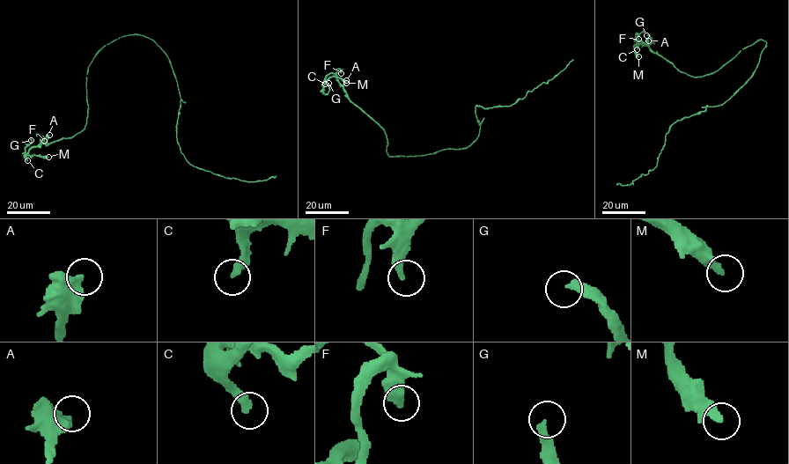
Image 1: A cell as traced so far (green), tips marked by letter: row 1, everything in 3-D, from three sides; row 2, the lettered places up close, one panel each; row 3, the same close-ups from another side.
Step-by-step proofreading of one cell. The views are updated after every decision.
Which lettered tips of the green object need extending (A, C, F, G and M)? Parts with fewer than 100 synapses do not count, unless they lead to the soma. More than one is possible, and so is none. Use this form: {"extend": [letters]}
{"extend": []}

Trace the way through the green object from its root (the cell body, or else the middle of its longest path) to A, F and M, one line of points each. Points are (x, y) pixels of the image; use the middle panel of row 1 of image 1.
A: (442, 150), (422, 155), (388, 156), (383, 128), (350, 100), (342, 87), (346, 80)
F: (442, 150), (422, 155), (388, 156), (383, 128), (350, 100), (337, 78), (337, 69), (341, 73)
M: (442, 150), (422, 155), (388, 156), (383, 128), (350, 100), (334, 74), (325, 78), (336, 77), (346, 83)

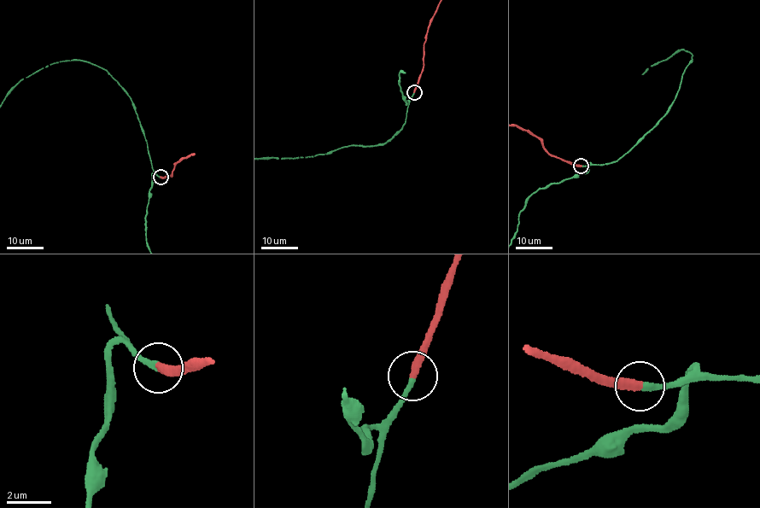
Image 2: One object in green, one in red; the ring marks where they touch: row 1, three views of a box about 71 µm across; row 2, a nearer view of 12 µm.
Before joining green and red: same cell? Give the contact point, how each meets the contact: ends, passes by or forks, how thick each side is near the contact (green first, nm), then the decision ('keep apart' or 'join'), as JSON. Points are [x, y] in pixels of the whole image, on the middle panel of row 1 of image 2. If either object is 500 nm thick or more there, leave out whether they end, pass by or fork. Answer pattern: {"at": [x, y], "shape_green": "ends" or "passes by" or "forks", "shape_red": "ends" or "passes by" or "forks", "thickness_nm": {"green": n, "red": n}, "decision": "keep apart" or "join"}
{"at": [414, 92], "shape_green": "ends", "shape_red": "ends", "thickness_nm": {"green": 280, "red": 380}, "decision": "join"}

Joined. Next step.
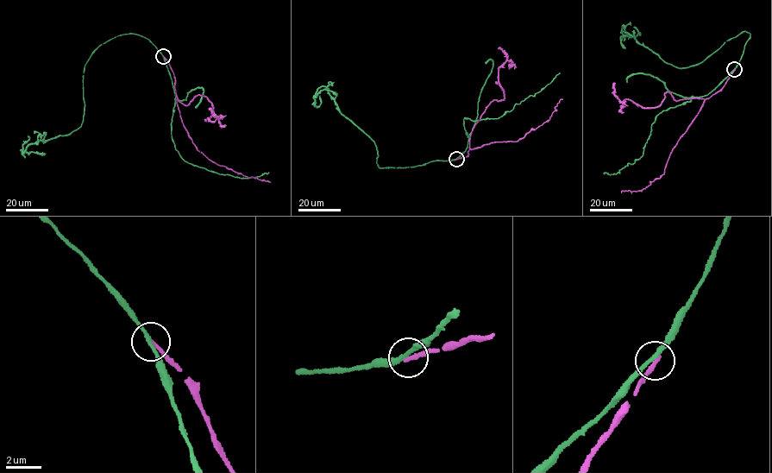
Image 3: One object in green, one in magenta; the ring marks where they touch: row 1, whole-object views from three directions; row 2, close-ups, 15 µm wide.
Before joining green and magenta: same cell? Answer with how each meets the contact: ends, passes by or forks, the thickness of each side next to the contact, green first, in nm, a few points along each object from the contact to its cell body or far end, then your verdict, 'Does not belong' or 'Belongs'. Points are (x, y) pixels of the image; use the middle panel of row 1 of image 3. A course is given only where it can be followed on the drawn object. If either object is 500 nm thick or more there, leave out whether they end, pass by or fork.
At the ring green passes by. At the ring magenta ends. Thickness 200 nm (green) against 240 nm. Course of green: (456, 159), (379, 167), (373, 141), (341, 113), (324, 86), (316, 91), (315, 106), (320, 96). Course of magenta: (456, 159), (466, 157), (469, 148), (475, 148), (492, 142), (517, 141), (549, 121), (562, 98). Does not belong

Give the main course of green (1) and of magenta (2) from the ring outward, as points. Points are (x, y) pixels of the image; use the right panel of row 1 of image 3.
1: (734, 69), (749, 32), (724, 41), (701, 62), (679, 68), (622, 28), (622, 34), (639, 34), (633, 27)
2: (734, 69), (725, 84), (705, 100), (672, 150), (664, 173), (642, 191), (621, 192)

